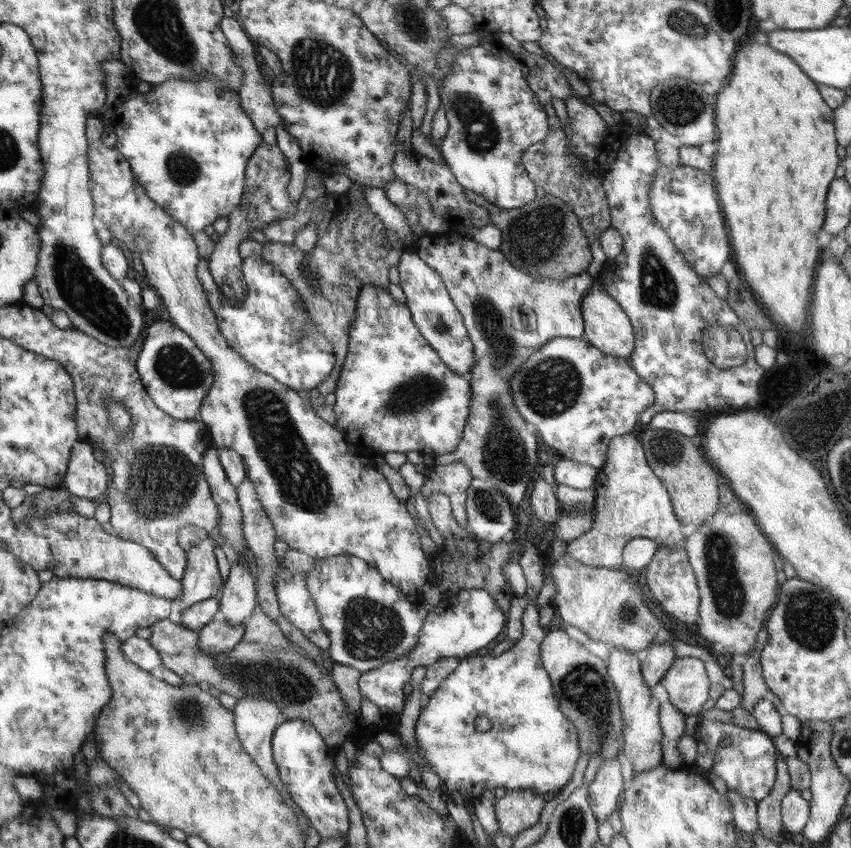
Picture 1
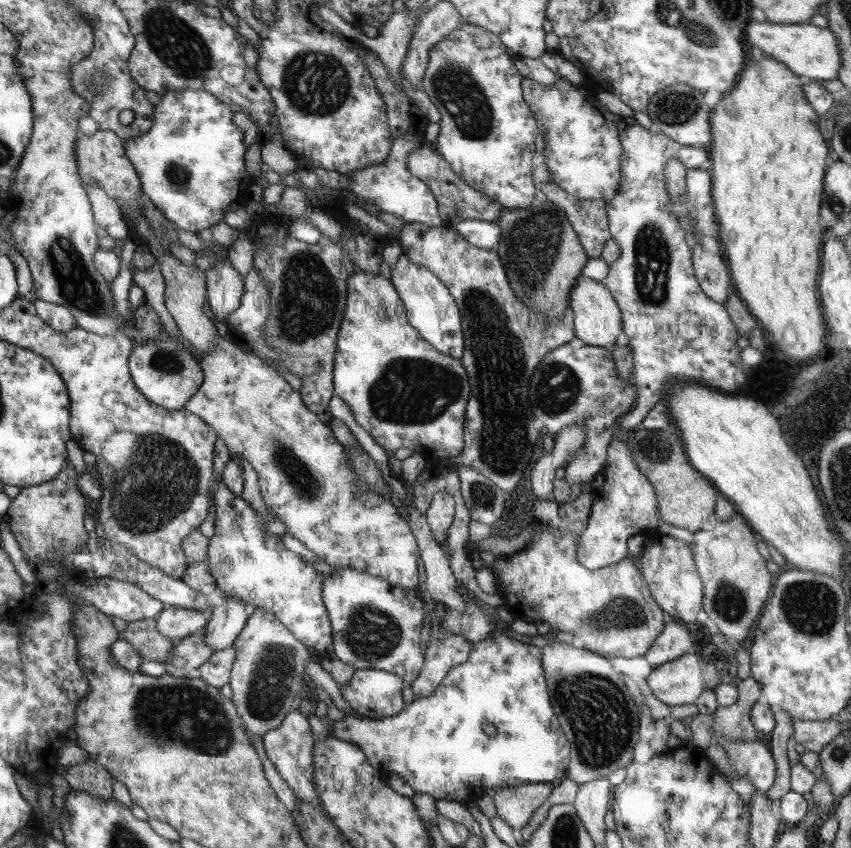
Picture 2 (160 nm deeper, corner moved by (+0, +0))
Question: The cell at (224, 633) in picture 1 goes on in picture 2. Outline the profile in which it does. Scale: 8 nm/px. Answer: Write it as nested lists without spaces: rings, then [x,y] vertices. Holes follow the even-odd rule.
[[[202,635],[190,636],[177,641],[174,646],[174,654],[170,660],[166,659],[166,673],[186,677],[194,676],[194,670],[199,669],[204,662],[208,661],[212,650],[203,639]]]

